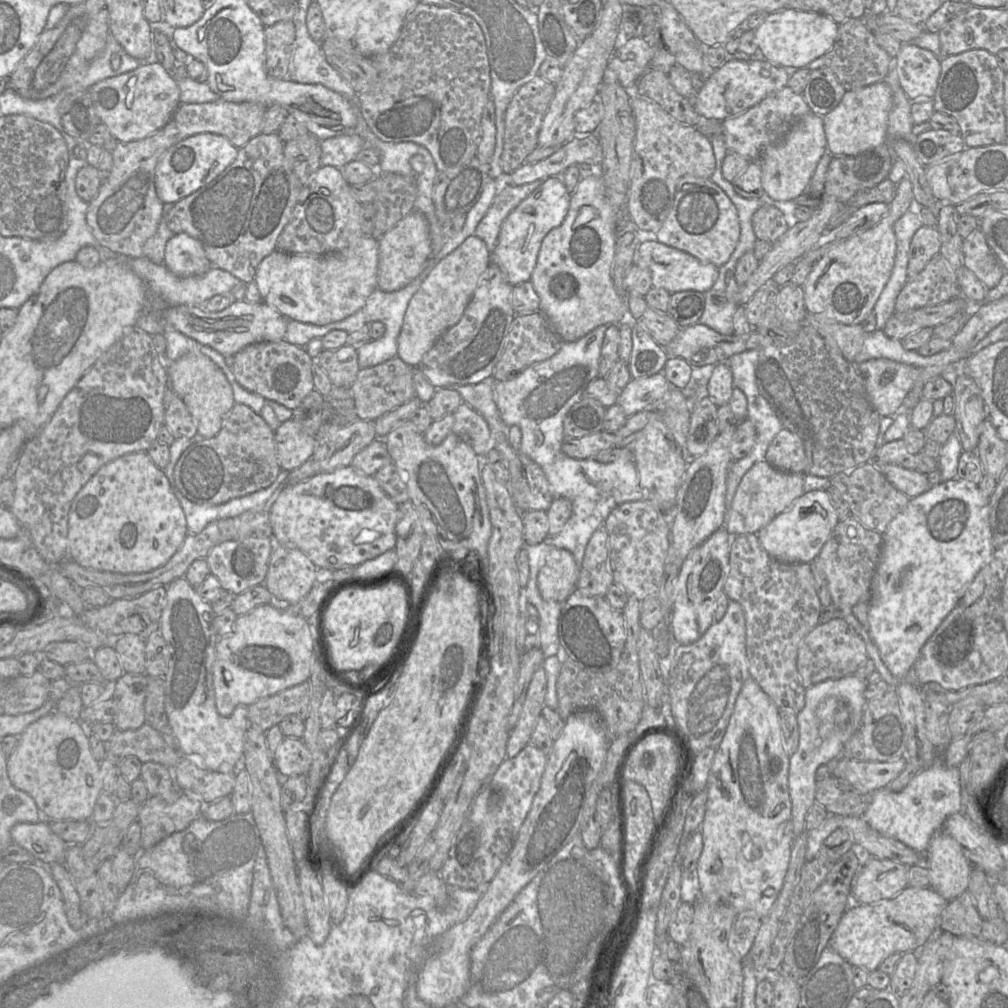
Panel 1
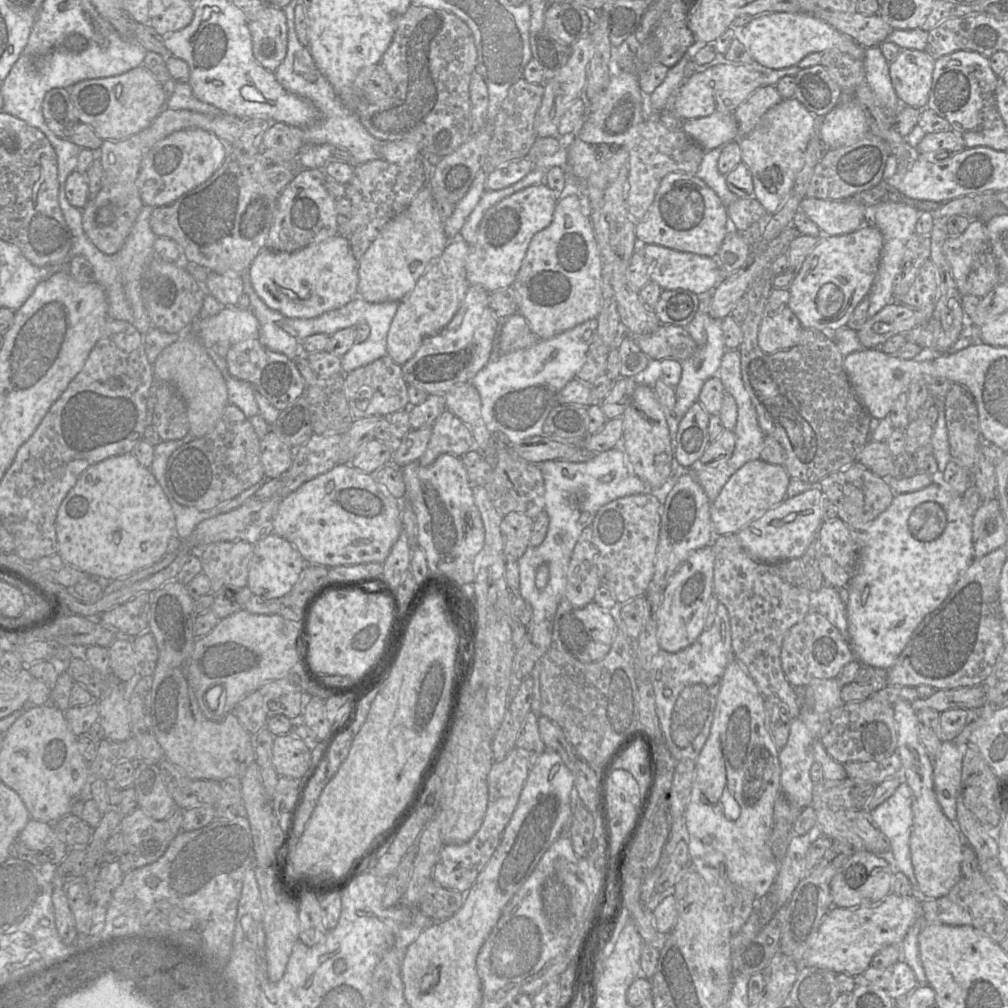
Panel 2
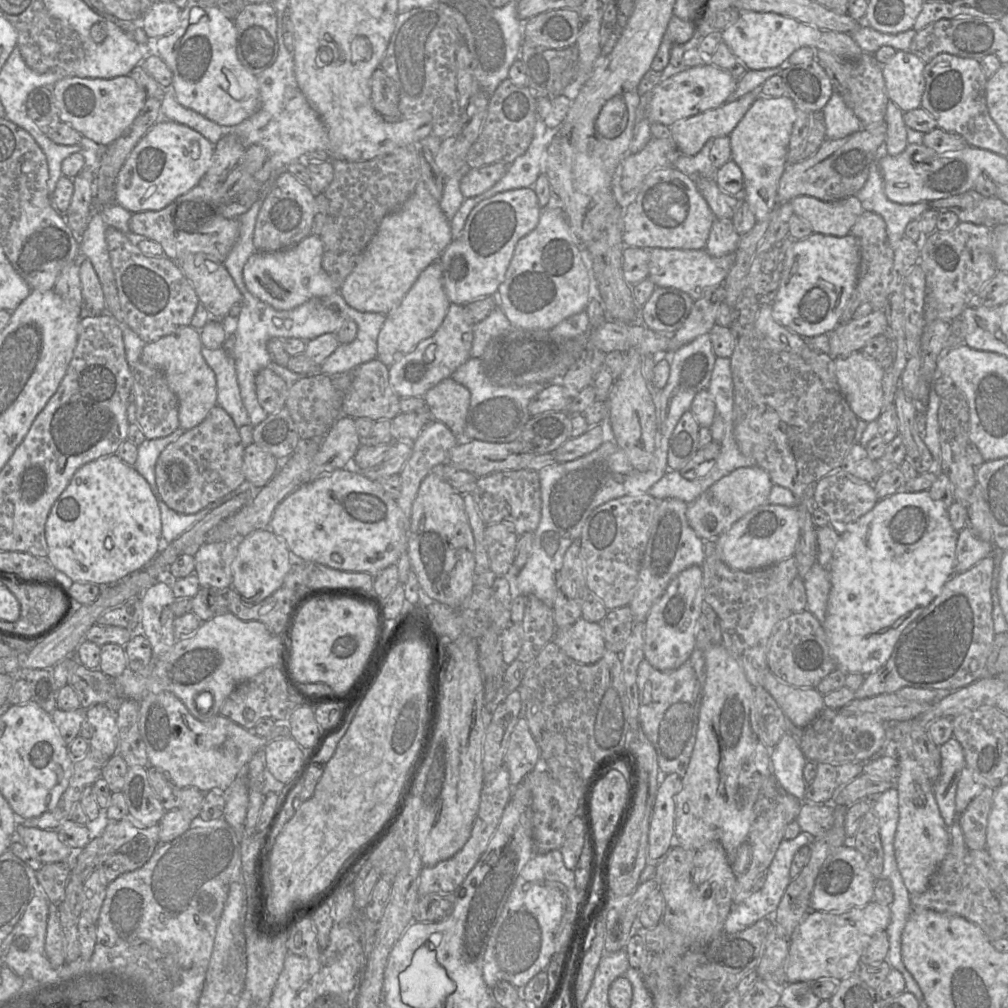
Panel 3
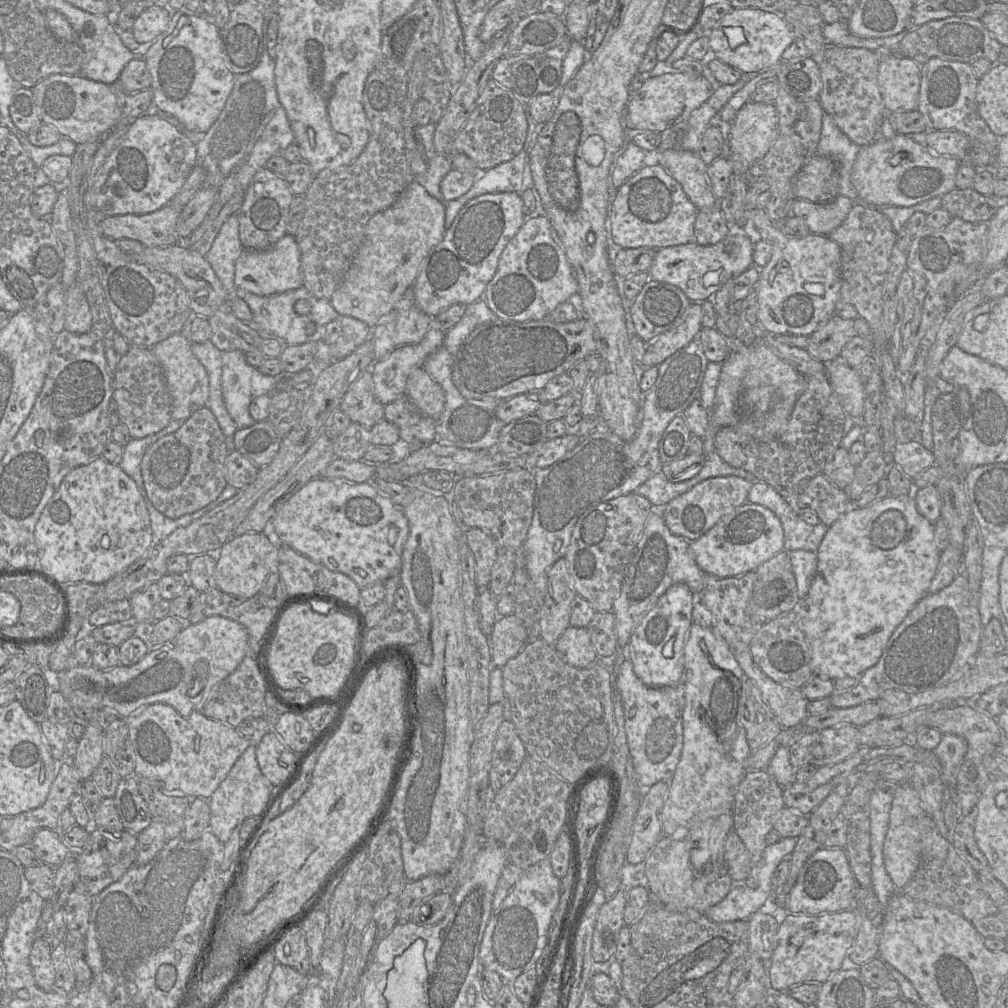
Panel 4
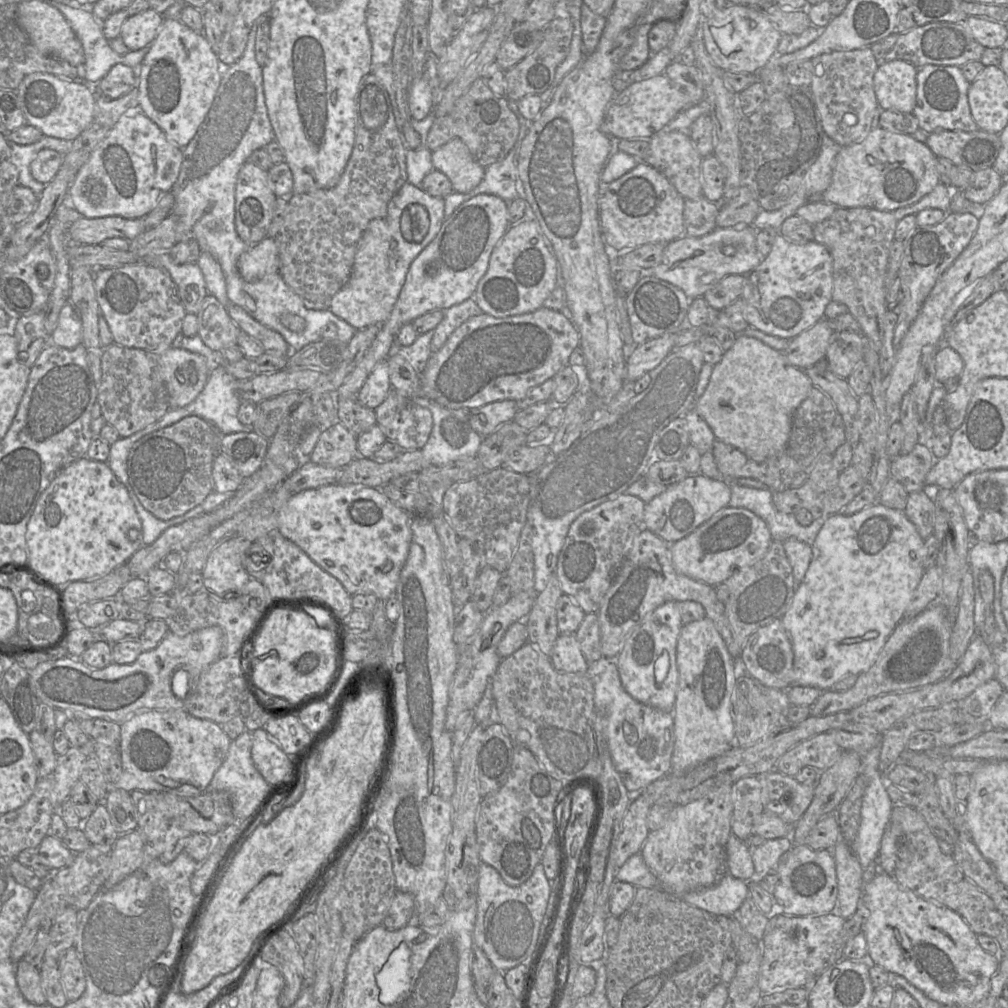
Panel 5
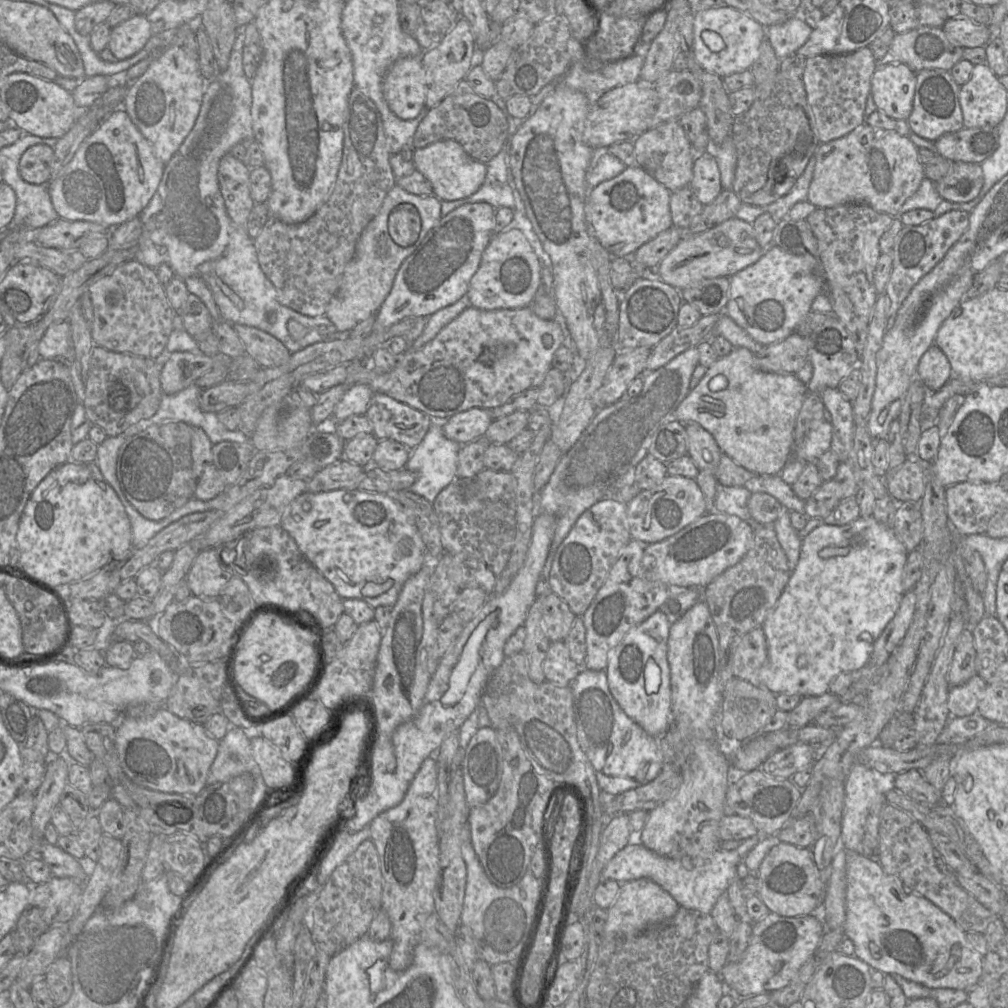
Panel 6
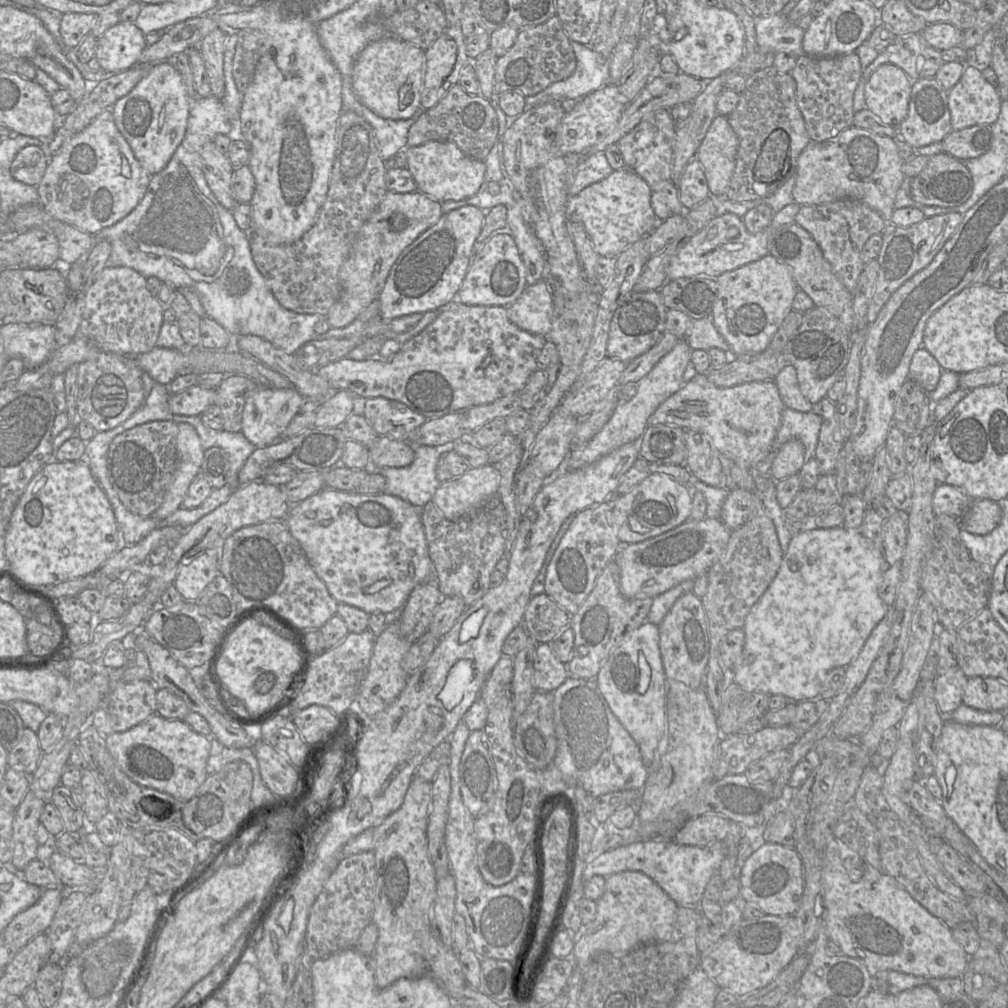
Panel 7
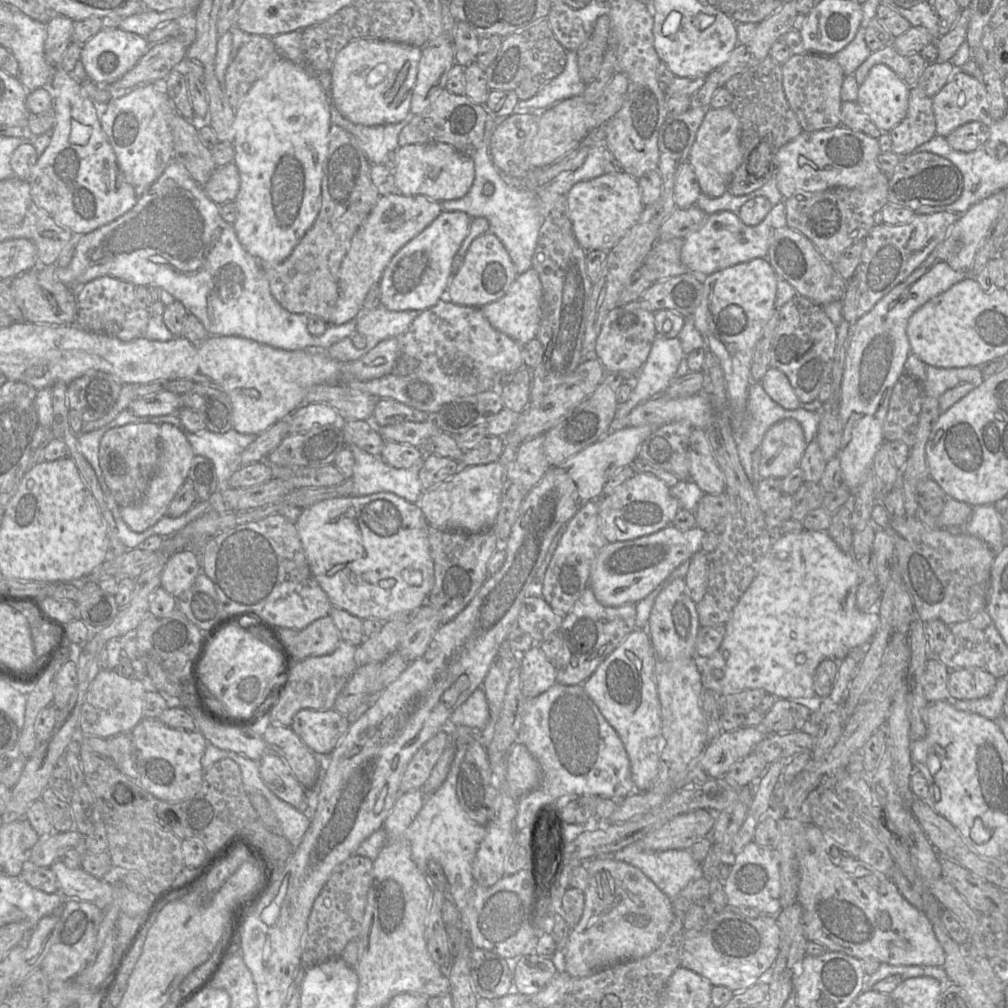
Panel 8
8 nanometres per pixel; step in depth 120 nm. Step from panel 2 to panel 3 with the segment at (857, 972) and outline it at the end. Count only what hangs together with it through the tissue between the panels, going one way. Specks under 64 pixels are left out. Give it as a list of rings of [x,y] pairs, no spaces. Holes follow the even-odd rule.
[[[874,900],[847,911],[810,911],[789,938],[787,984],[824,978],[843,980],[857,974],[862,953],[878,932],[886,930],[890,918],[890,907]]]

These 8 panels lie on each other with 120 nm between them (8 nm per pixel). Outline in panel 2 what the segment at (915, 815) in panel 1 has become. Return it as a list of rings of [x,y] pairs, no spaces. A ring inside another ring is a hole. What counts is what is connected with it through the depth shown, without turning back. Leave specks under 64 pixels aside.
[[[942,742],[933,761],[933,786],[937,802],[948,820],[955,823],[957,799],[962,793],[963,748]],[[902,782],[892,796],[868,814],[888,838],[897,867],[907,876],[915,893],[916,878],[909,846],[913,826],[912,797],[907,783]]]

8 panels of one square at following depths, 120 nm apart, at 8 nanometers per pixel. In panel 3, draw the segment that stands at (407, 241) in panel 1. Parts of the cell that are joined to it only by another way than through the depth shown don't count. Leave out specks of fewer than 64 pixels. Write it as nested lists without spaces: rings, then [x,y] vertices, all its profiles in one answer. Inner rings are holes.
[[[420,180],[408,200],[382,219],[353,270],[339,288],[339,293],[349,306],[360,312],[387,316],[401,303],[423,270],[439,261],[452,240],[450,221],[444,215],[439,201]]]

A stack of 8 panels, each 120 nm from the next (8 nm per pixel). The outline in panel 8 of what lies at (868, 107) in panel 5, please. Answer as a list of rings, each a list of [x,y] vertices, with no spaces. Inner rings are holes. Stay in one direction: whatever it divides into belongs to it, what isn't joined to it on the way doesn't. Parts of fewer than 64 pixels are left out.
[[[796,54],[781,65],[786,100],[804,132],[832,129],[841,125],[840,96],[845,74],[833,55]]]

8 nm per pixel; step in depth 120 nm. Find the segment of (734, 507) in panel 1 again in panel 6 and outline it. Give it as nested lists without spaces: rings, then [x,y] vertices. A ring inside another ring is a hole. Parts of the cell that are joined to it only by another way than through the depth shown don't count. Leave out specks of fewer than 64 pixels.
[[[667,475],[657,486],[644,489],[627,503],[631,538],[655,543],[679,532],[708,513],[705,497],[695,479]]]

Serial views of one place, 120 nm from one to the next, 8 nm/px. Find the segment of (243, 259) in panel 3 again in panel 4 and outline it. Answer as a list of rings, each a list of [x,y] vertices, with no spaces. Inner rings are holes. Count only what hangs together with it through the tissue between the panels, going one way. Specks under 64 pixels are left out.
[[[232,215],[222,226],[210,250],[205,255],[223,286],[235,295],[235,262],[244,247],[239,237],[239,217]]]

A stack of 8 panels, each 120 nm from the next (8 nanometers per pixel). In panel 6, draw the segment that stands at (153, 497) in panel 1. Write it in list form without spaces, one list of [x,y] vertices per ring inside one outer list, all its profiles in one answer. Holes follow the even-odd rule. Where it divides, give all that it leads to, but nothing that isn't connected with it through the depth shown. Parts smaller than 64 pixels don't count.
[[[68,461],[51,471],[32,492],[16,539],[20,553],[17,567],[35,581],[56,588],[125,557],[132,548],[132,529],[123,504],[96,463]]]

